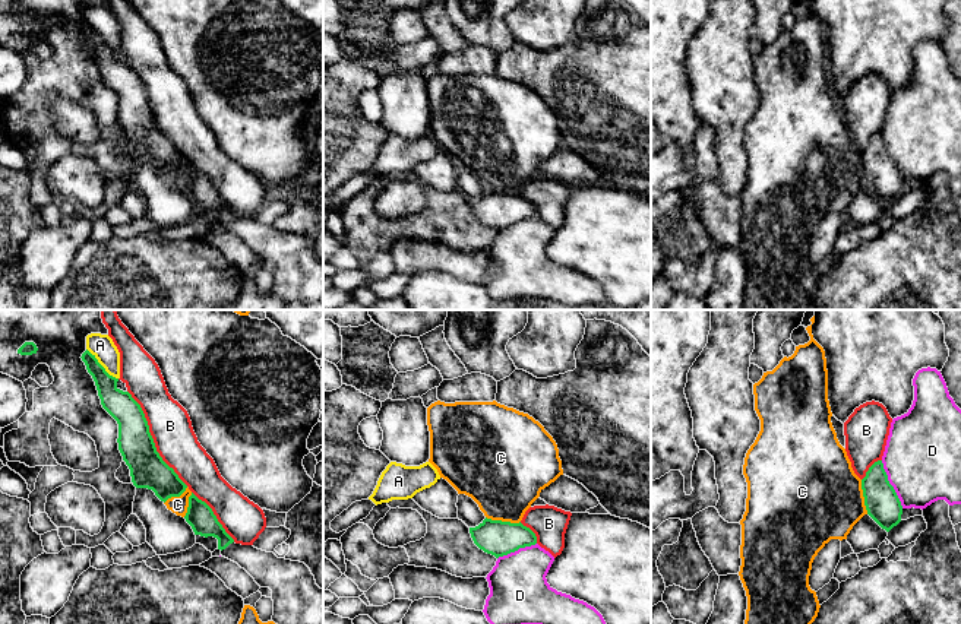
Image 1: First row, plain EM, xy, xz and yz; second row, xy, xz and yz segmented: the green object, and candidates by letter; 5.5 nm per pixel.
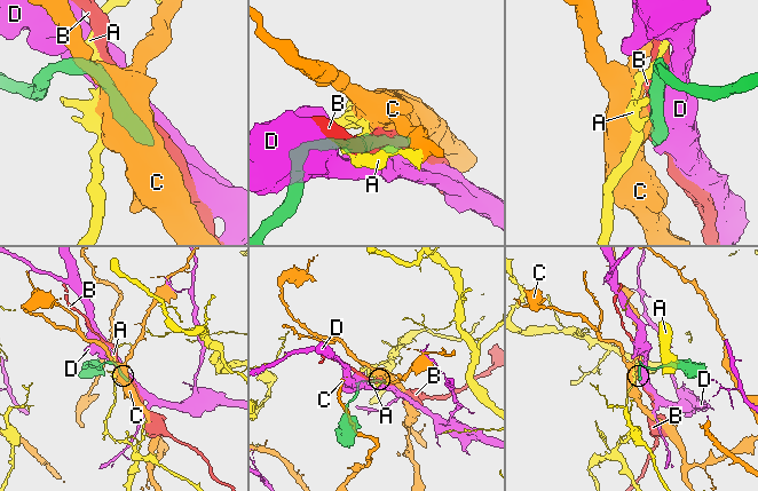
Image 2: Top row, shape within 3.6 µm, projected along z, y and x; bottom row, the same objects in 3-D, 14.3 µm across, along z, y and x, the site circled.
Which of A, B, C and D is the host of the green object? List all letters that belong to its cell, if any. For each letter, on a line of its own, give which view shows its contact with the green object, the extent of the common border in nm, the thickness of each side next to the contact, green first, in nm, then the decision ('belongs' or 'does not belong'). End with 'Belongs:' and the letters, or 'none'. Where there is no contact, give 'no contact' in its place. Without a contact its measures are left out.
A: meets green in xy; contact 240 nm long; 160 nm thick on the green side, 130 nm on the other; does not belong
B: meets green in xy; contact 600 nm long; 200 nm thick on the green side, 240 nm on the other; does not belong
C: meets green in xz; contact 190 nm long; 190 nm thick on the green side, 420 nm on the other; does not belong
D: meets green in yz; contact 300 nm long; 190 nm thick on the green side, 420 nm on the other; does not belong
Belongs: none

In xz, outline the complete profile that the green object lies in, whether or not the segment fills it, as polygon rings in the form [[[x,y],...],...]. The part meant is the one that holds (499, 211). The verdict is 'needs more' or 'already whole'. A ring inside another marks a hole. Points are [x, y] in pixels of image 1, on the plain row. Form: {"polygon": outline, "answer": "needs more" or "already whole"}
{"polygon": [[[484,191],[478,199],[470,200],[474,216],[496,231],[537,216],[535,206],[519,196]]], "answer": "already whole"}

